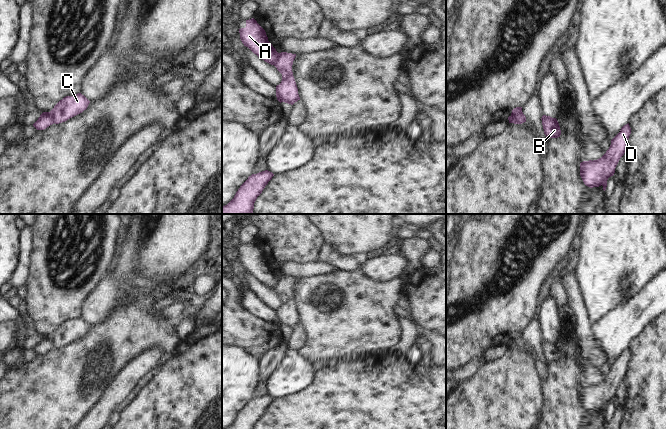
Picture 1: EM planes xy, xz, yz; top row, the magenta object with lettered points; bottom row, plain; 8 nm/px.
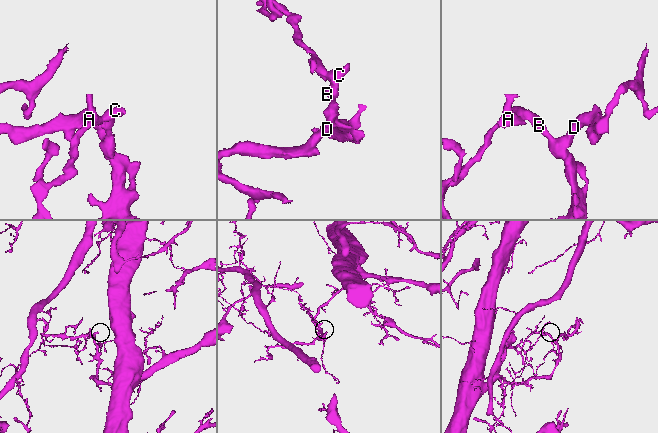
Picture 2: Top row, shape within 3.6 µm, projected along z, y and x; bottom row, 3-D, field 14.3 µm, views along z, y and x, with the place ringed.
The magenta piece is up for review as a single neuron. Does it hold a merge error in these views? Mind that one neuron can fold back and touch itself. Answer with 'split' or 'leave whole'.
split

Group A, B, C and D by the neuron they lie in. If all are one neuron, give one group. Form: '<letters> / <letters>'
A / B C D

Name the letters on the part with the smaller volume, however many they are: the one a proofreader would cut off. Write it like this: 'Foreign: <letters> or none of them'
Foreign: A

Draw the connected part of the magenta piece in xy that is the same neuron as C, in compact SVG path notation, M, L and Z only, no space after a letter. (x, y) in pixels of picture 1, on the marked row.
M81 93L66 96L54 106L50 111L50 115L54 123L59 124L82 113L87 109L89 103L90 101Z

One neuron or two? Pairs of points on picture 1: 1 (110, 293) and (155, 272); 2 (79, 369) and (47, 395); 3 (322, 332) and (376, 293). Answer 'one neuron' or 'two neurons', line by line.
1: one neuron
2: one neuron
3: one neuron

